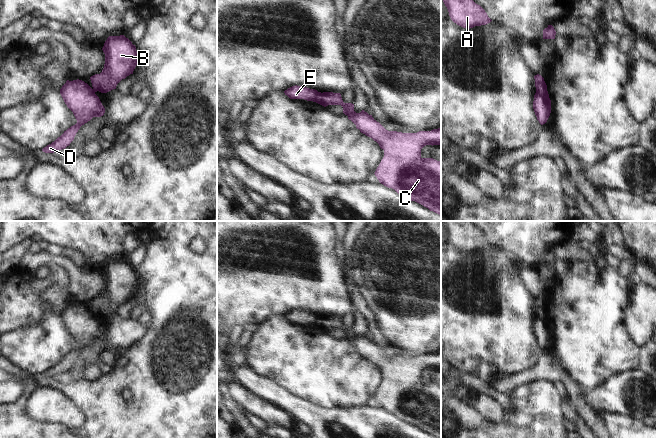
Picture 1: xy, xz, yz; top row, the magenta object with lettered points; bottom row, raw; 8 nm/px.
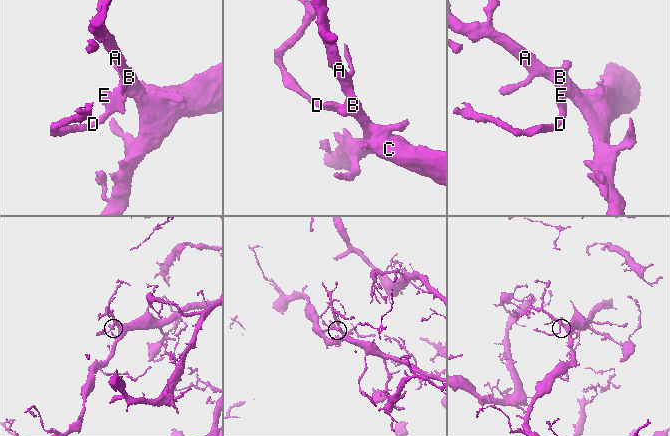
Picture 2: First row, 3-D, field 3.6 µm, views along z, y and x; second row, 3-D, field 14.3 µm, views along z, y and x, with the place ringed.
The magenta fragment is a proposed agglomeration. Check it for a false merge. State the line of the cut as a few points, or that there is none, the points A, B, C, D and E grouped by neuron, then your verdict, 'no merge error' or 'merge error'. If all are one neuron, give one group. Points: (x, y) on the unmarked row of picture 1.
cut in yz along (536, 314), (548, 319); A B C / D E; merge error

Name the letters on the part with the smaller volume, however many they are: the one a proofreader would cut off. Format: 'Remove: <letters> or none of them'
Remove: D, E

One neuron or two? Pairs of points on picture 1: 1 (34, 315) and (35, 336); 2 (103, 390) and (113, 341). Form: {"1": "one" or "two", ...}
{"1": "two", "2": "two"}

